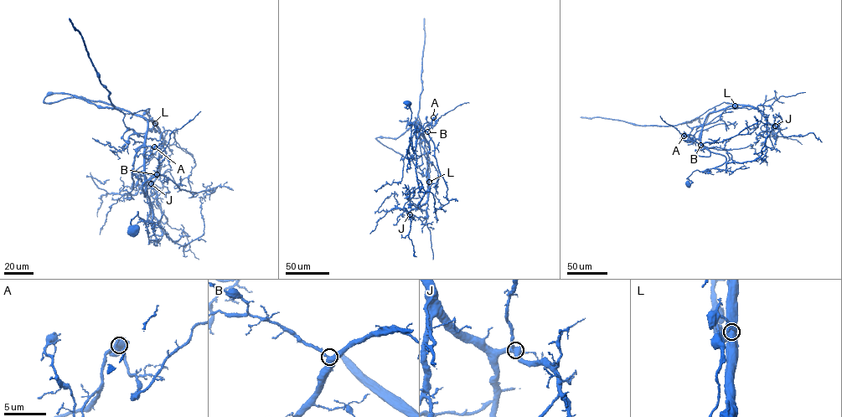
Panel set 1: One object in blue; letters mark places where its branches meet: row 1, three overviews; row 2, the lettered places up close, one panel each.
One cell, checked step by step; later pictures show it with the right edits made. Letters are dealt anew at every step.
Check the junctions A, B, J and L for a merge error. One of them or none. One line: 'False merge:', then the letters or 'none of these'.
False merge: none of these

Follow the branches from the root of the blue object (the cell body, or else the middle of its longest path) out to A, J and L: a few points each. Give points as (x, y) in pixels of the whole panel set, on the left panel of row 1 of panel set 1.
A: (134, 230), (130, 222), (137, 211), (147, 223), (152, 216), (143, 146), (136, 149), (136, 153), (154, 146)
J: (134, 230), (137, 211), (147, 223), (152, 216), (144, 117), (163, 141), (151, 183)
L: (134, 230), (130, 222), (137, 211), (145, 221), (152, 218), (144, 177), (144, 117), (154, 123)

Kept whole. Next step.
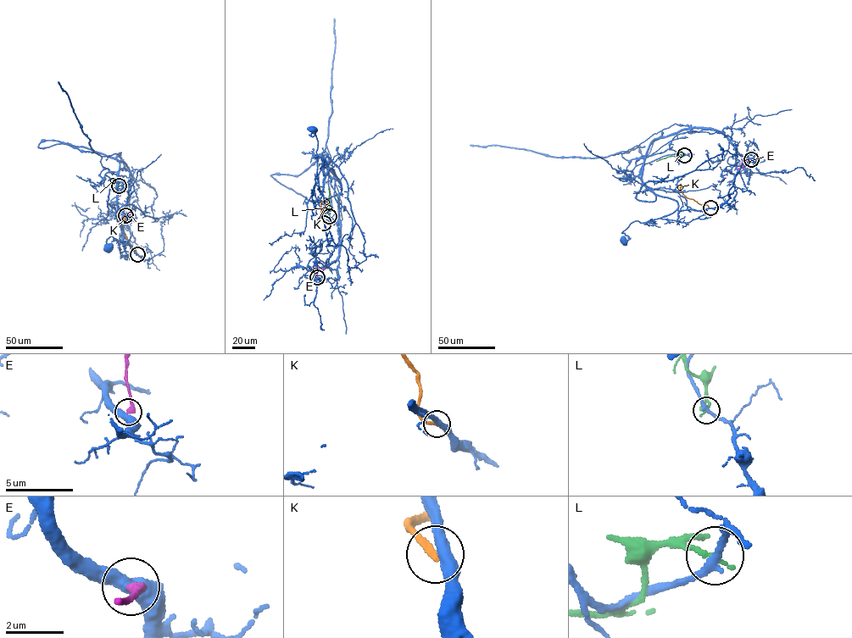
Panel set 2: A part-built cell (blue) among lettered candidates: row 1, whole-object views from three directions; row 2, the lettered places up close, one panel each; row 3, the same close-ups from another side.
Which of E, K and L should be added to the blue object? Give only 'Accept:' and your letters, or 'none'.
Accept: none

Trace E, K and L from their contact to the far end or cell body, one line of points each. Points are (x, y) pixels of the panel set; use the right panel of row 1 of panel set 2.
E: (751, 159), (742, 168), (741, 159)
K: (710, 208), (686, 197), (681, 191), (680, 183)
L: (684, 154), (656, 161)

